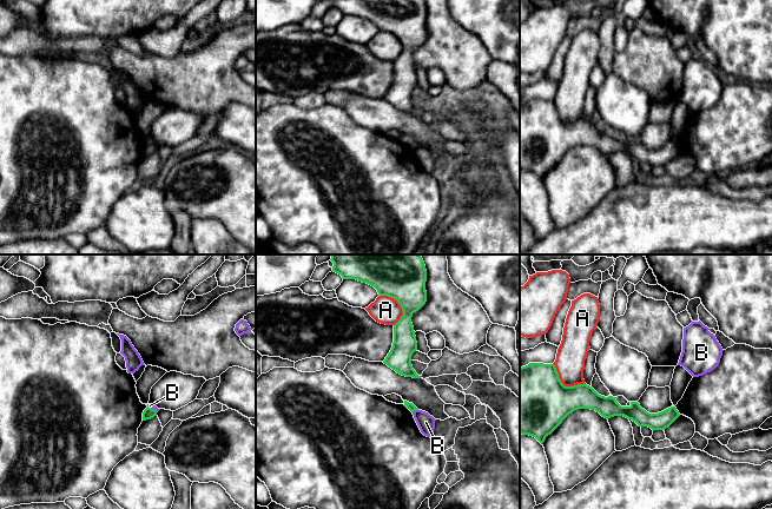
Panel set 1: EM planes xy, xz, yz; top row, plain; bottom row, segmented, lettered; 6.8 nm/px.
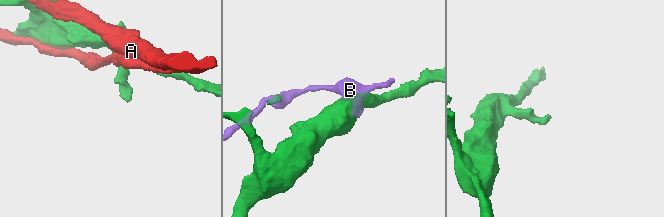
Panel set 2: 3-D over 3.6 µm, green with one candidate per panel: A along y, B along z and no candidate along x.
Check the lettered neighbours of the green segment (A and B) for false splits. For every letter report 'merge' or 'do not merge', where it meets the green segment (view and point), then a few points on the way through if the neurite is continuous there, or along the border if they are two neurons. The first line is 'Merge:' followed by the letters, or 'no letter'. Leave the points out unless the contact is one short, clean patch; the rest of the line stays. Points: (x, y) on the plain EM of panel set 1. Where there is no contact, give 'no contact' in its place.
Merge: no letter
A: do not merge | yz (562, 120)
B: do not merge | xy (152, 145) | along xy (147, 141), (157, 147)

